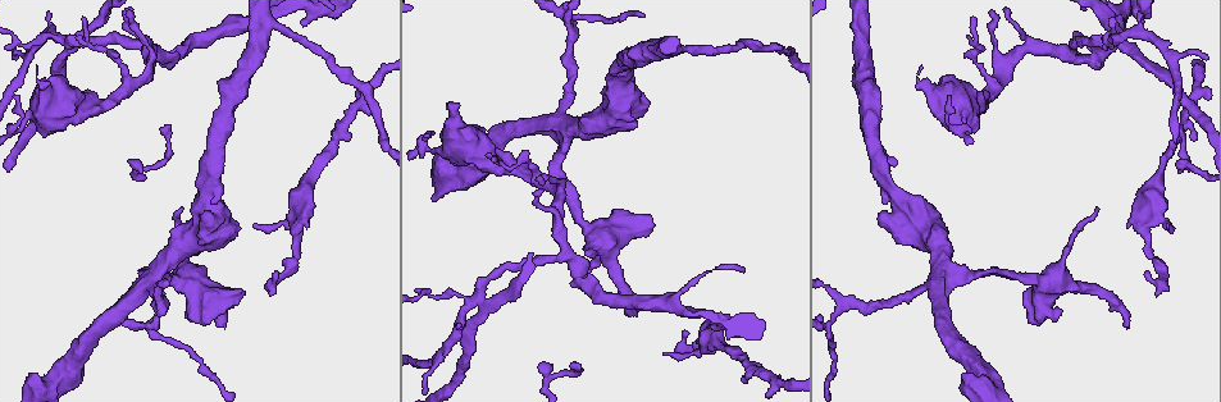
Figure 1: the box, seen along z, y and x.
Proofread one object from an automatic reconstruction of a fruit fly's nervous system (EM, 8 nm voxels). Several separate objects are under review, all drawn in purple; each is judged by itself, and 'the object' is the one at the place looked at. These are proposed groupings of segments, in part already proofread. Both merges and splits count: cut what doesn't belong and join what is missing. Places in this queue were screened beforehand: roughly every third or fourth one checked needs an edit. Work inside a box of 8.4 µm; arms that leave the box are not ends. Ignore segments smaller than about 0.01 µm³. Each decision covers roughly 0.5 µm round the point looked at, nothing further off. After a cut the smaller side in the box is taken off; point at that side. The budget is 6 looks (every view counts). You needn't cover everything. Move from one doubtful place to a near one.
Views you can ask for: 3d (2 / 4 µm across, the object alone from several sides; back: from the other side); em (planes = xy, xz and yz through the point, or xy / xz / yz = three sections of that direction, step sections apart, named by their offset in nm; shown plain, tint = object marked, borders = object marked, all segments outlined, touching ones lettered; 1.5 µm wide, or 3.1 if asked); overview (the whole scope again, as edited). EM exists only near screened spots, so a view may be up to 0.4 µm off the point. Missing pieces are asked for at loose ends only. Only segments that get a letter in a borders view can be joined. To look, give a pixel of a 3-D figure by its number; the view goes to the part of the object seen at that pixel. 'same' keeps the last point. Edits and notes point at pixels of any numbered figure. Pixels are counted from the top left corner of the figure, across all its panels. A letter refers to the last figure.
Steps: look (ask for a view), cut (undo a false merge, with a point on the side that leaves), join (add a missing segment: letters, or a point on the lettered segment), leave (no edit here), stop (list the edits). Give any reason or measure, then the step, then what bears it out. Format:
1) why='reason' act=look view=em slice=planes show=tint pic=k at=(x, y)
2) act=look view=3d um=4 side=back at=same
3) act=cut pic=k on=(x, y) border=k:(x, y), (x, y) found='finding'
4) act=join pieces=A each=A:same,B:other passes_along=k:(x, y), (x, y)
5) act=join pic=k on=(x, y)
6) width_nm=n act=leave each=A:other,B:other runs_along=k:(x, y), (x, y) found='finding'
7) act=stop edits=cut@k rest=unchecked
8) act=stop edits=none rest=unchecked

why='four or more arms meet' act=look view=em slice=xy step=8 show=tint pic=1 at=(1116, 39)

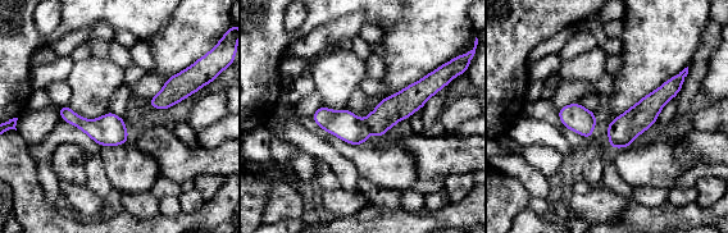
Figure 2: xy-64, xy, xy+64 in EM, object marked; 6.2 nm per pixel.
act=look view=em slice=planes show=borders at=same

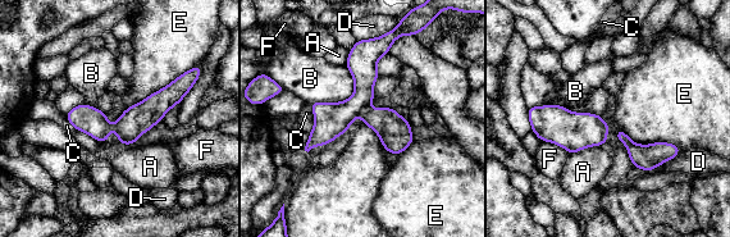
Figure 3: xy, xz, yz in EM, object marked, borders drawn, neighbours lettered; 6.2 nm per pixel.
width_nm=190 longest_contact=E:480nm act=cut pic=3 on=(395, 132) each=A:other,B:other,C:other,D:other,E:other,F:other found='two neurons meet here'

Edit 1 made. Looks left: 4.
why='an open end' act=look view=em slice=xz step=8 show=tint pic=1 at=(632, 314)

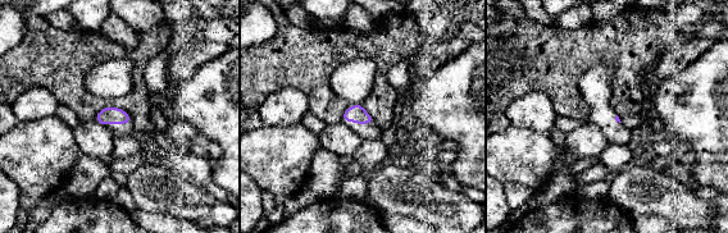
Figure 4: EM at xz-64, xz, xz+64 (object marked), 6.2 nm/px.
why='cut it another way' act=look view=em slice=planes show=borders at=same

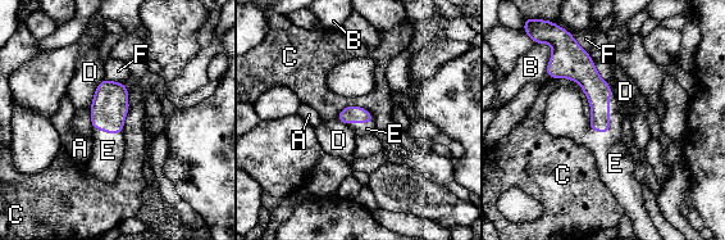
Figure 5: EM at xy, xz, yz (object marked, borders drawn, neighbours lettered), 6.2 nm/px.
width_nm=110 act=join pieces=E each=A:other,B:other,C:other,D:other,E:same,F:other found='it goes on there'

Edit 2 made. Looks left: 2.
act=stop edits=cut@3,join@5 rest=unchecked

